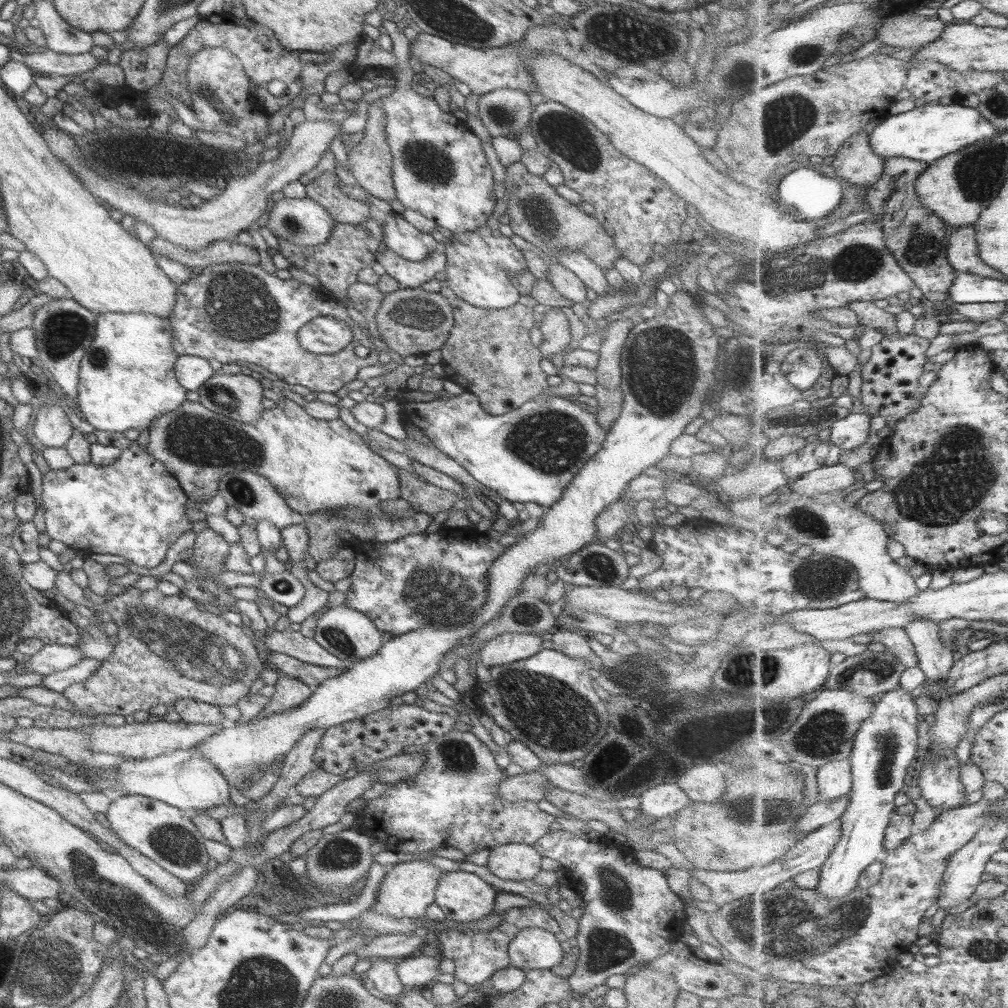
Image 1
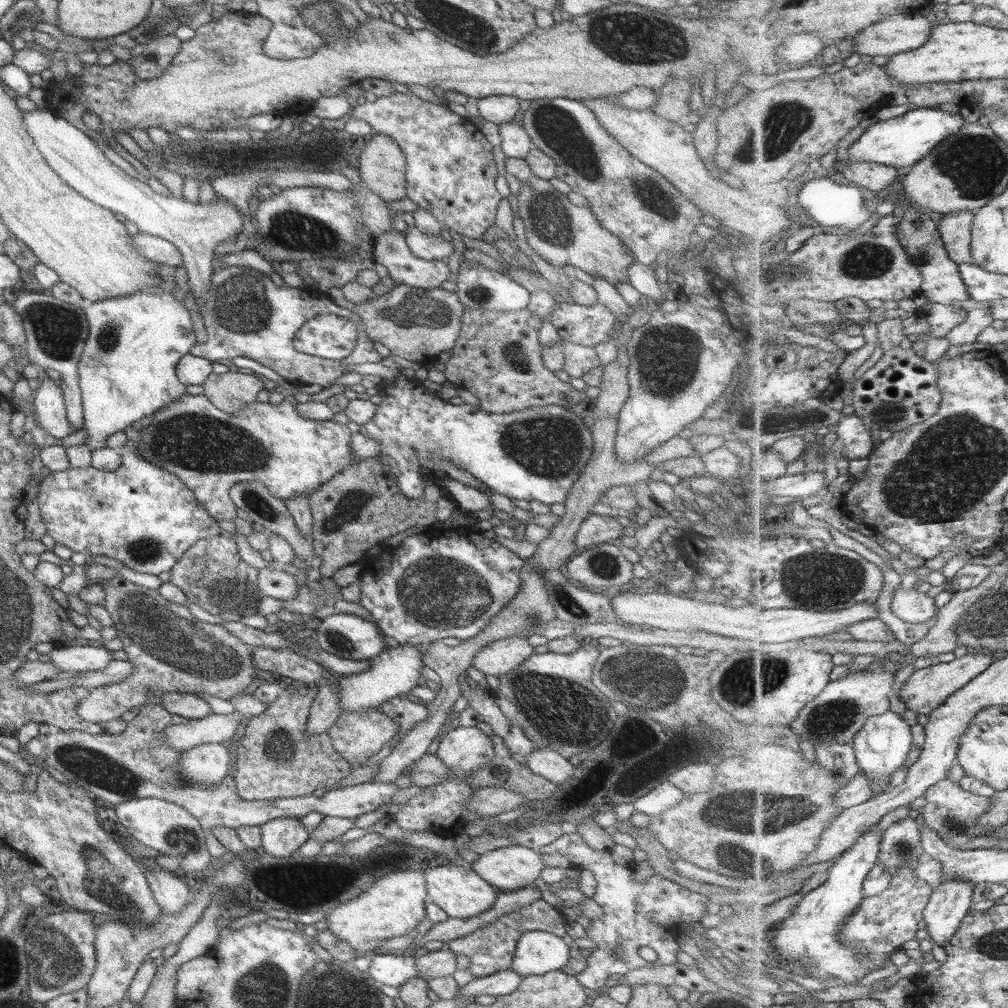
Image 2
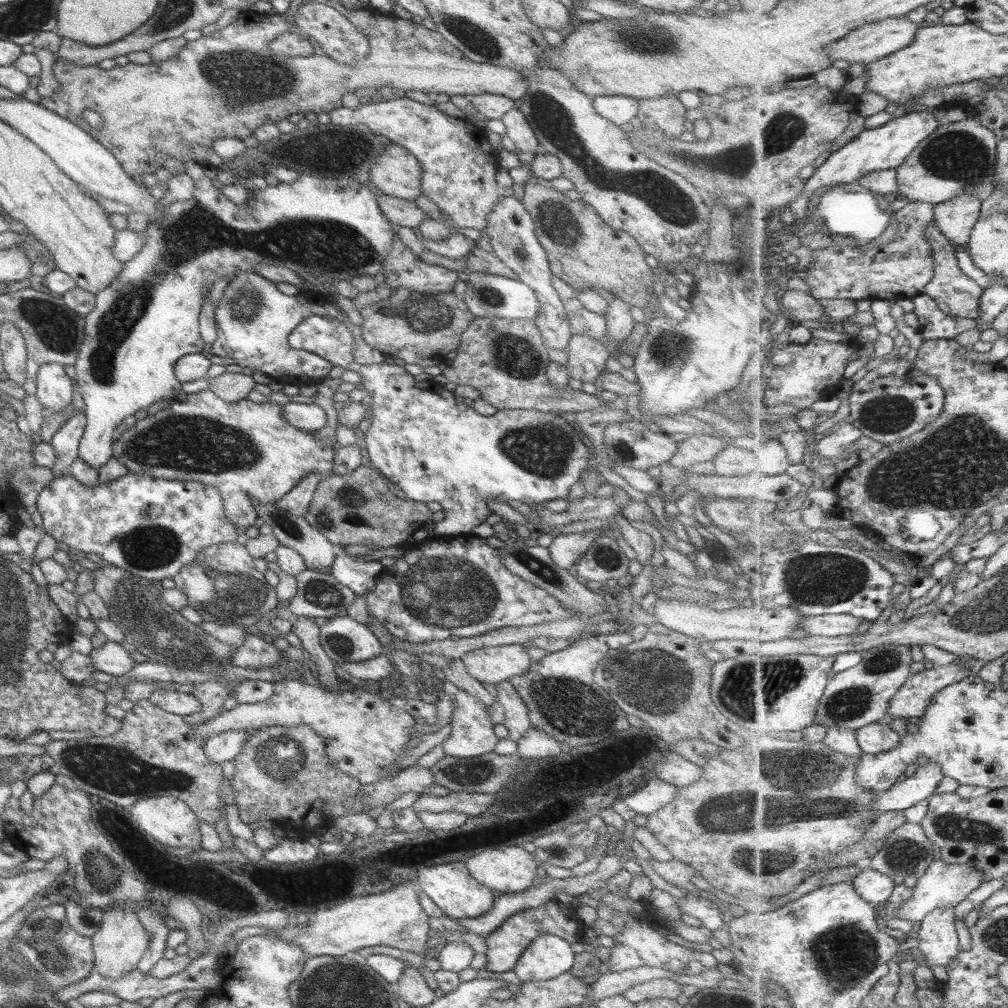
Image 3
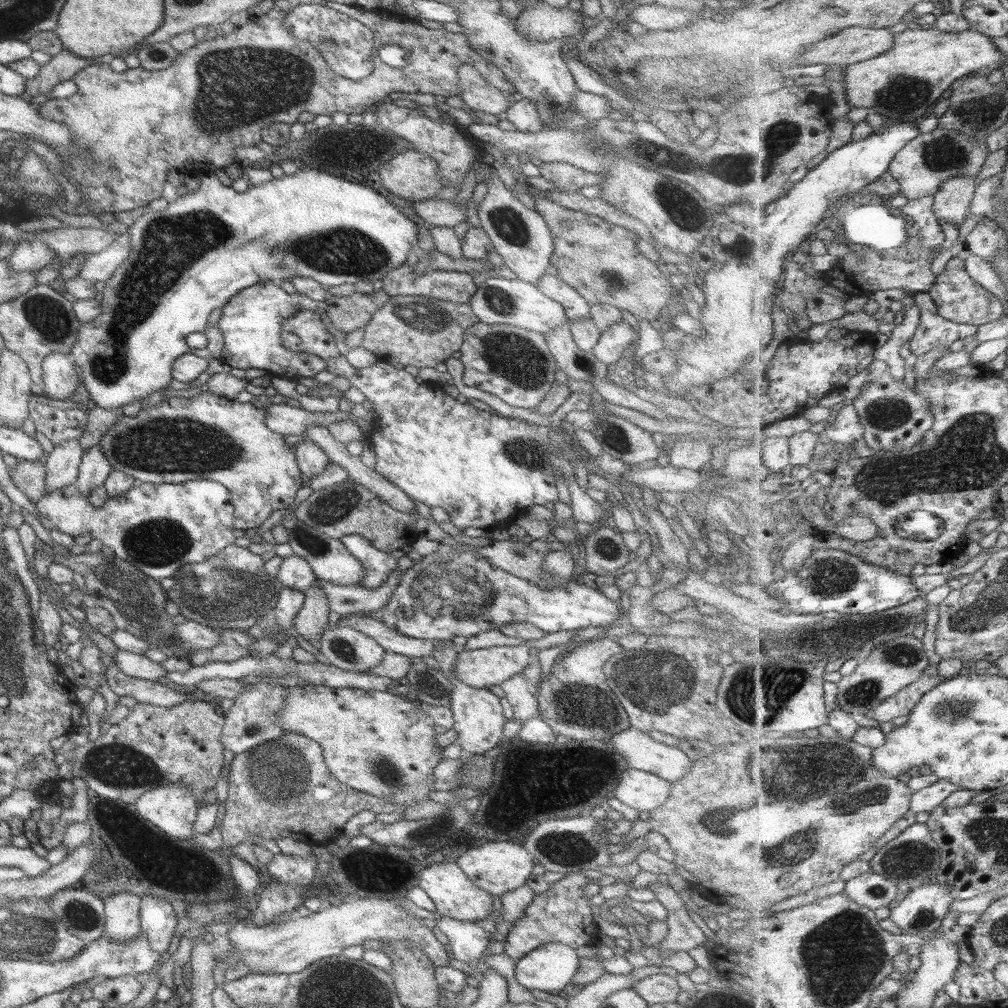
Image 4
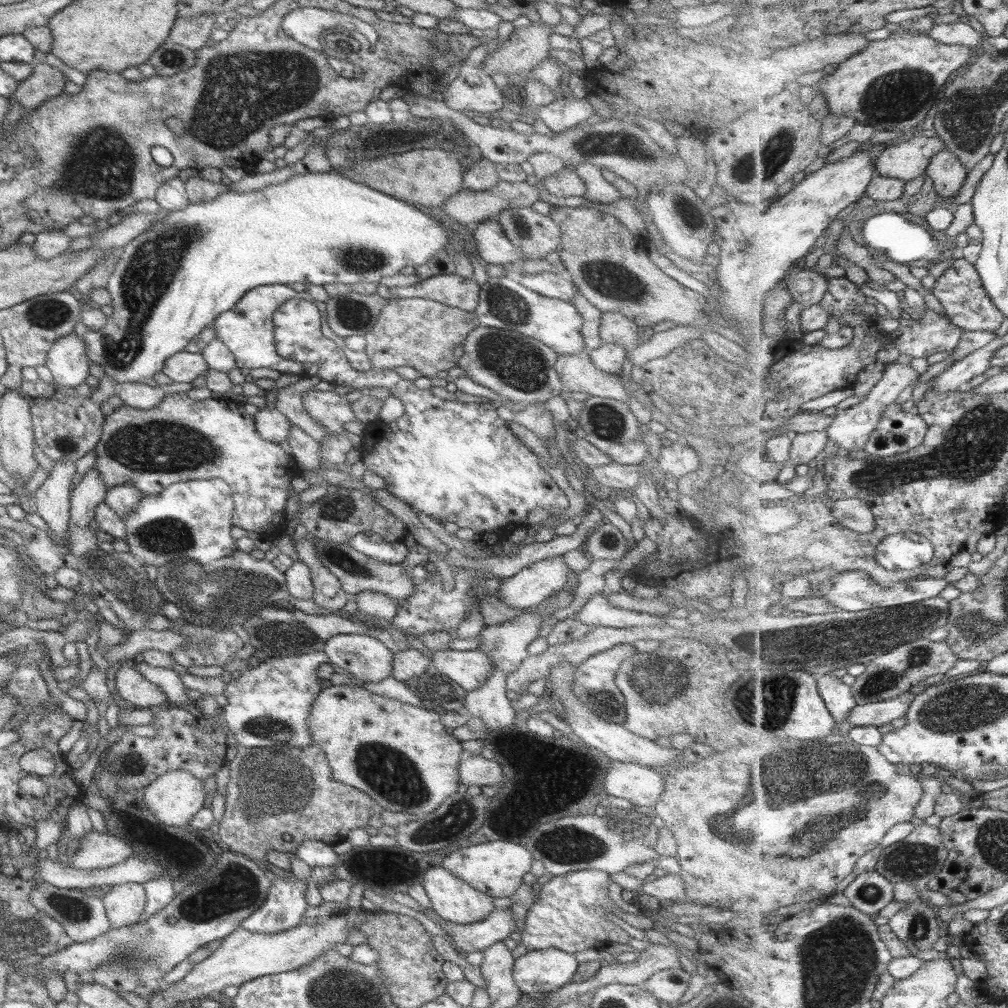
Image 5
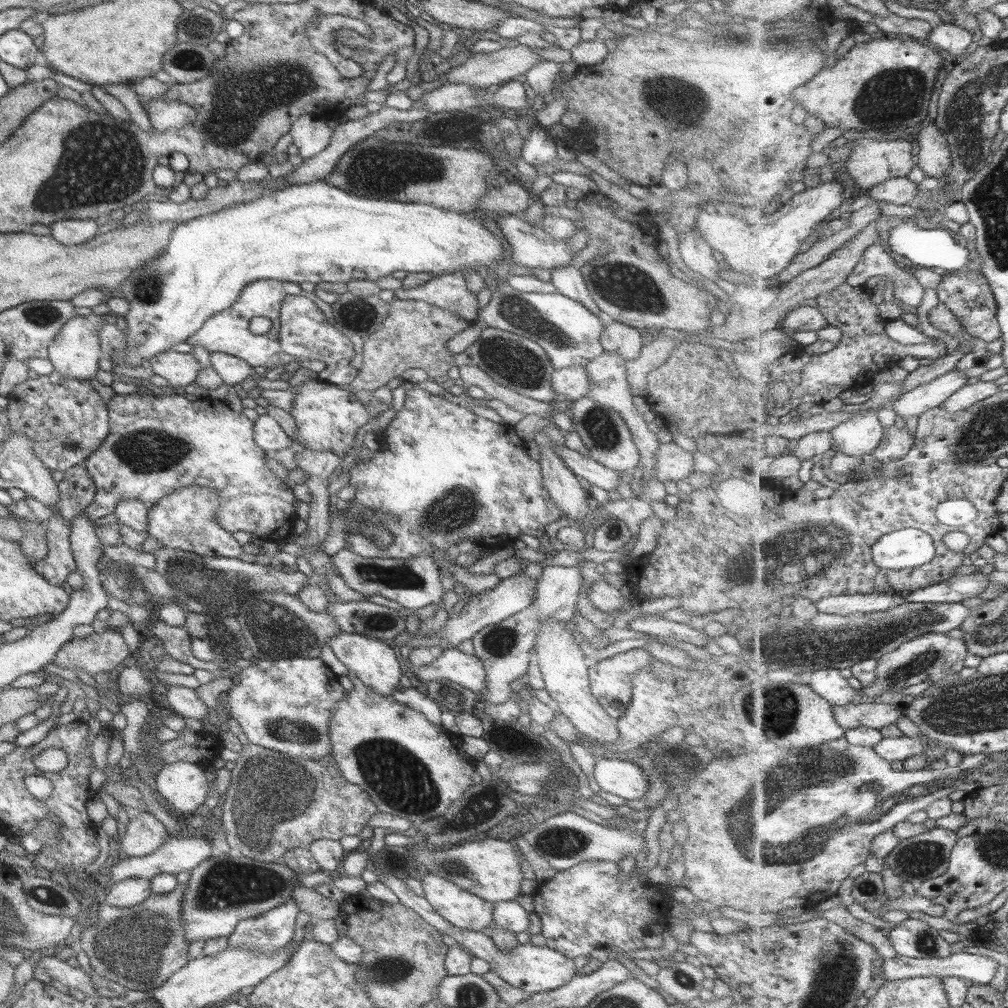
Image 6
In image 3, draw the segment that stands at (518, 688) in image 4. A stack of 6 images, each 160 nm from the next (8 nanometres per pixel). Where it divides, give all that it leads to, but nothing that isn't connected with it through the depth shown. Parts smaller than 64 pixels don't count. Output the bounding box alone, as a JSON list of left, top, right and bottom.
[495,681,531,742]

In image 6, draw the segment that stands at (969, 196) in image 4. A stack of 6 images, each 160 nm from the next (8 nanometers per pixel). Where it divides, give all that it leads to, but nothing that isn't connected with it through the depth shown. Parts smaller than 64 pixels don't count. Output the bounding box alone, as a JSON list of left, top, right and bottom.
[916,120,953,178]

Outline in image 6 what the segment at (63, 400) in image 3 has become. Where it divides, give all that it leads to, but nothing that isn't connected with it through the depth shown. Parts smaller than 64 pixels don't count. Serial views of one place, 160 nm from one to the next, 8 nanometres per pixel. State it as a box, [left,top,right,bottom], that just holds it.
[47,311,110,379]

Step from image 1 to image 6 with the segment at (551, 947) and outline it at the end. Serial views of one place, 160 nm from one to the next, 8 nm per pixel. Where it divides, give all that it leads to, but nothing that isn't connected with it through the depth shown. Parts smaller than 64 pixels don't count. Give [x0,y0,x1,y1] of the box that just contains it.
[380,872,576,995]

